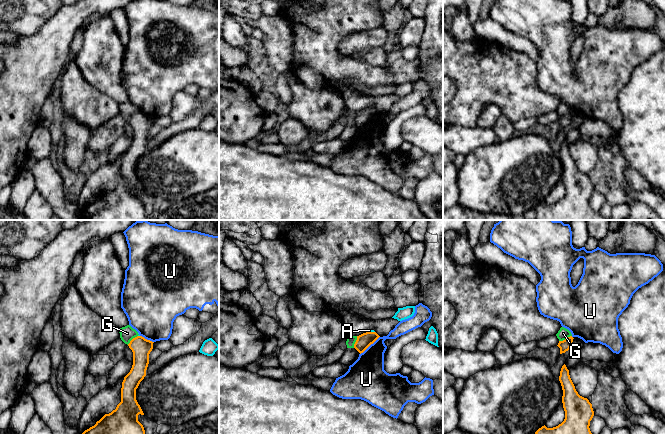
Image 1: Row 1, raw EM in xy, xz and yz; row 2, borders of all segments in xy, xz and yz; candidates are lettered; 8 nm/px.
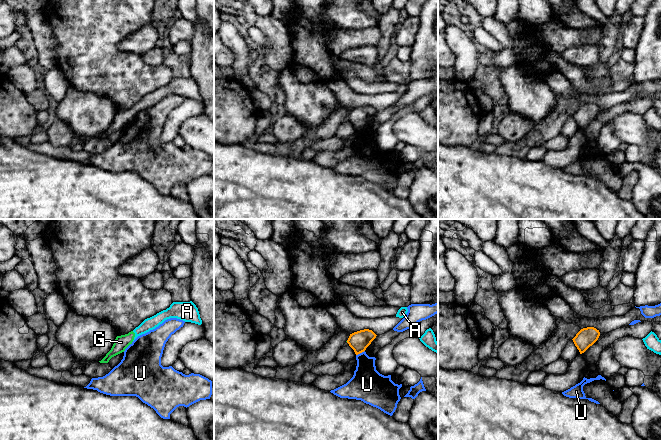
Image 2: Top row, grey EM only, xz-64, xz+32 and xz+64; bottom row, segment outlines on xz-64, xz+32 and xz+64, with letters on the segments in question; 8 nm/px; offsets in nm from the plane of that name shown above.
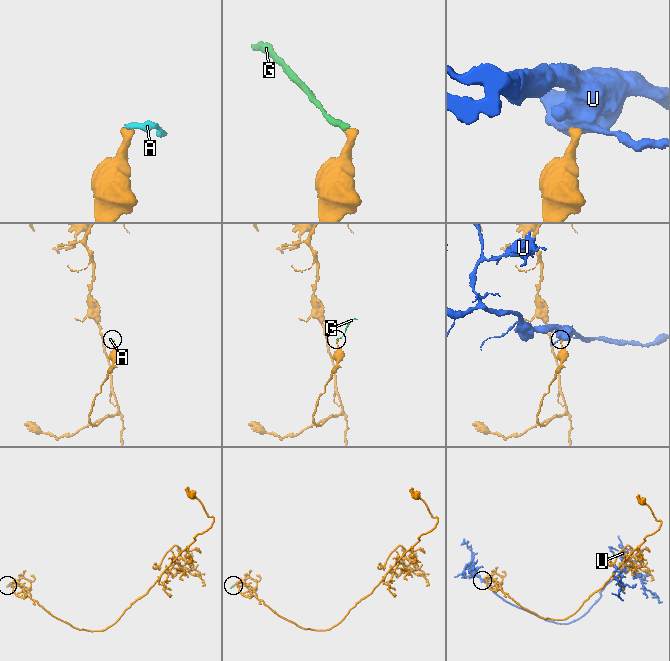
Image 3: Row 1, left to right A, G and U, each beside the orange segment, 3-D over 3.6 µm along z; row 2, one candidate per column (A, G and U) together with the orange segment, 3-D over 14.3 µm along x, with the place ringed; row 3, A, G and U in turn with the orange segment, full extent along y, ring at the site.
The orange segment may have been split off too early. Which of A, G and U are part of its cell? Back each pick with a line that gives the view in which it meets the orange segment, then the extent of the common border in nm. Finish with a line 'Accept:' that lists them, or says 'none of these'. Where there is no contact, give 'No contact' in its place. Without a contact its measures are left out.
Accept: none of these

